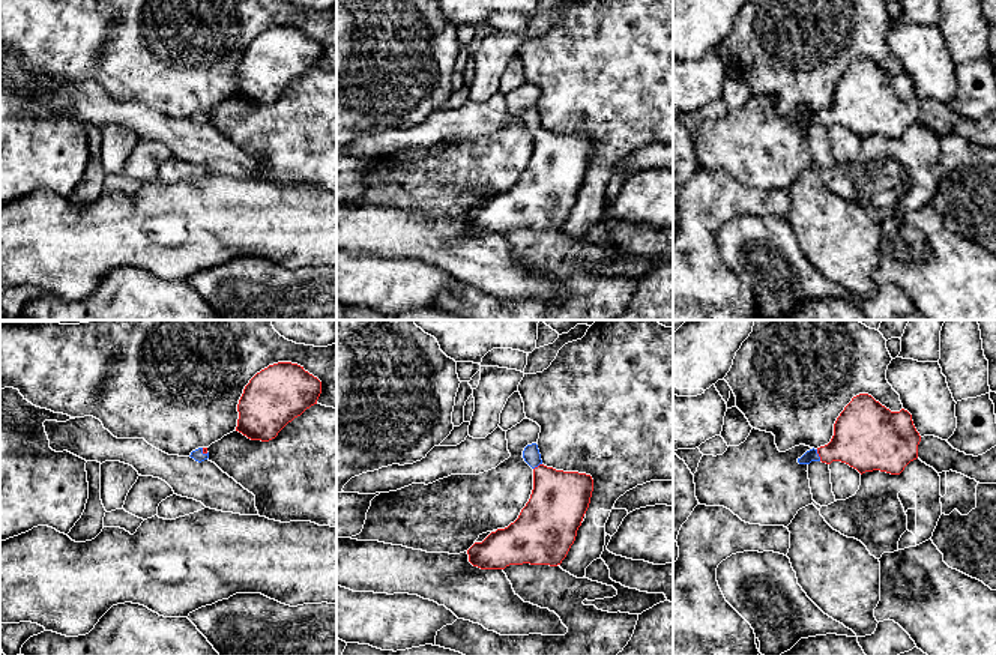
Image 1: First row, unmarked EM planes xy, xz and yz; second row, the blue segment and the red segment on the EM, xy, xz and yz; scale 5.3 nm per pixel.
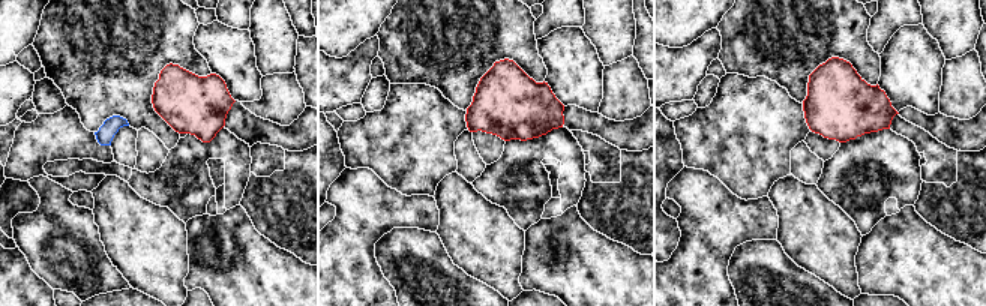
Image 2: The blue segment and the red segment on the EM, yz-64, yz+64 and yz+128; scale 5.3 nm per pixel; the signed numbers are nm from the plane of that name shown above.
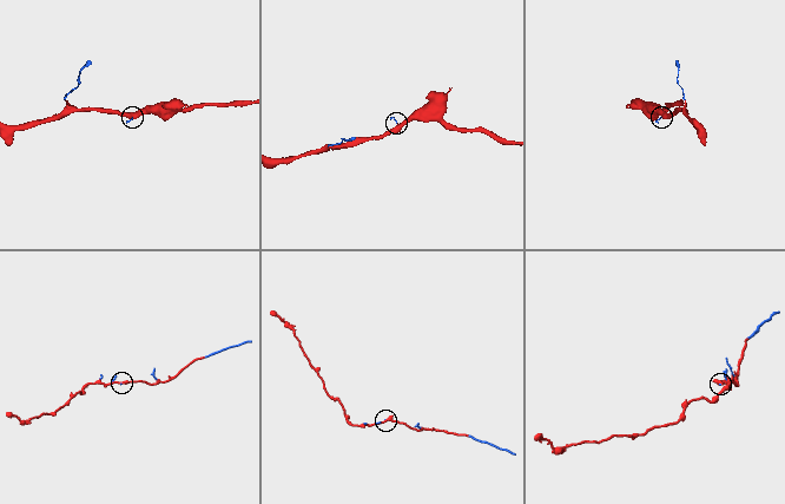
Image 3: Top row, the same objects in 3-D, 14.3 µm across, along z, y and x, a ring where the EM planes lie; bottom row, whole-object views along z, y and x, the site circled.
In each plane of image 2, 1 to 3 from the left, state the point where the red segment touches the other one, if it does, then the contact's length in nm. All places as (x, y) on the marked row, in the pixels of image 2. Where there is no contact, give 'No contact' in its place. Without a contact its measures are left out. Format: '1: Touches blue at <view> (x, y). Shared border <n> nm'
1: No contact
2: No contact
3: No contact

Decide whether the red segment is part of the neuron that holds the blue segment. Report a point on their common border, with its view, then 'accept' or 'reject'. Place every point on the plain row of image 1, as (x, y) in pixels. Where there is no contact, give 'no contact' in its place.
meets blue in yz at (817, 119); accept

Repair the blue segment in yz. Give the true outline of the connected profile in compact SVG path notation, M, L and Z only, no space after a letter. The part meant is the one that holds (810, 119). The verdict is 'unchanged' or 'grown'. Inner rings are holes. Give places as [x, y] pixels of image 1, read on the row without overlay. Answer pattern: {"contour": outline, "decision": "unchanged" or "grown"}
{"contour": "M859 57L837 81L831 105L807 114L798 126L841 125L861 138L873 134L900 138L918 122L919 105L907 74L891 75L871 59Z", "decision": "grown"}

